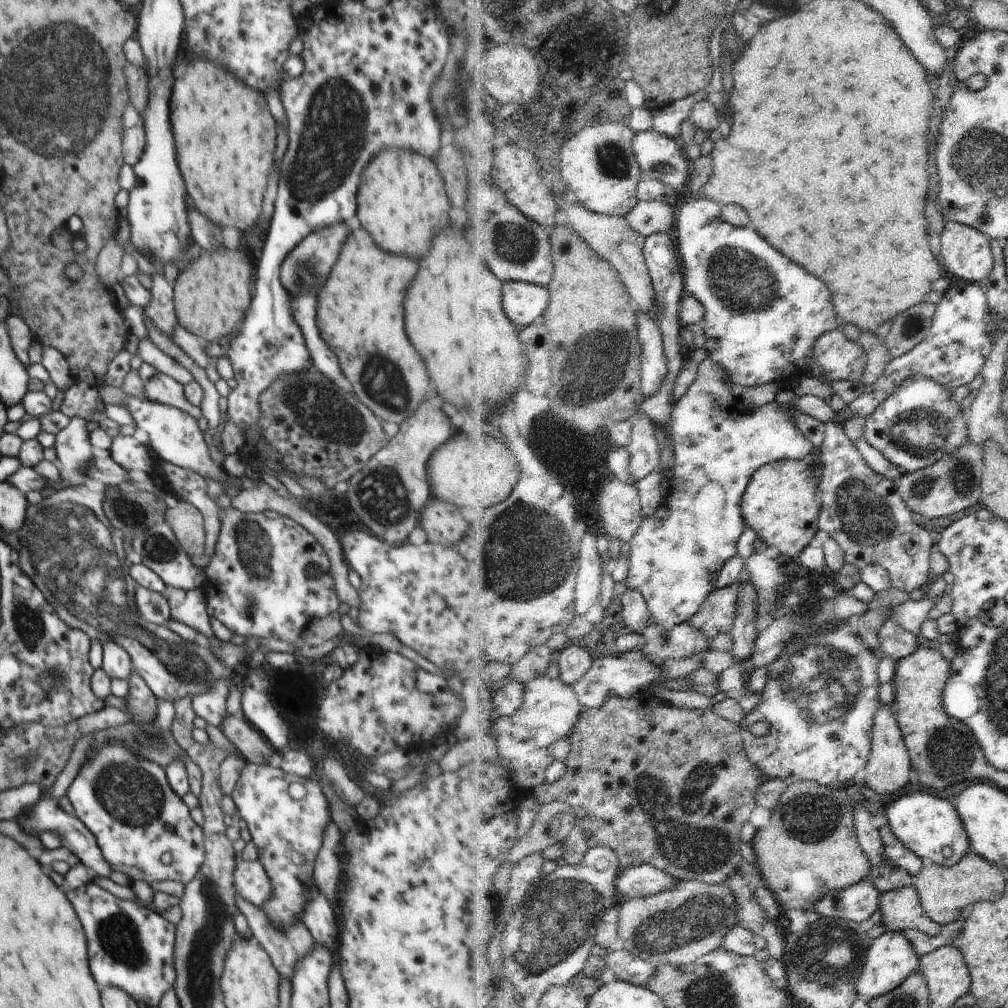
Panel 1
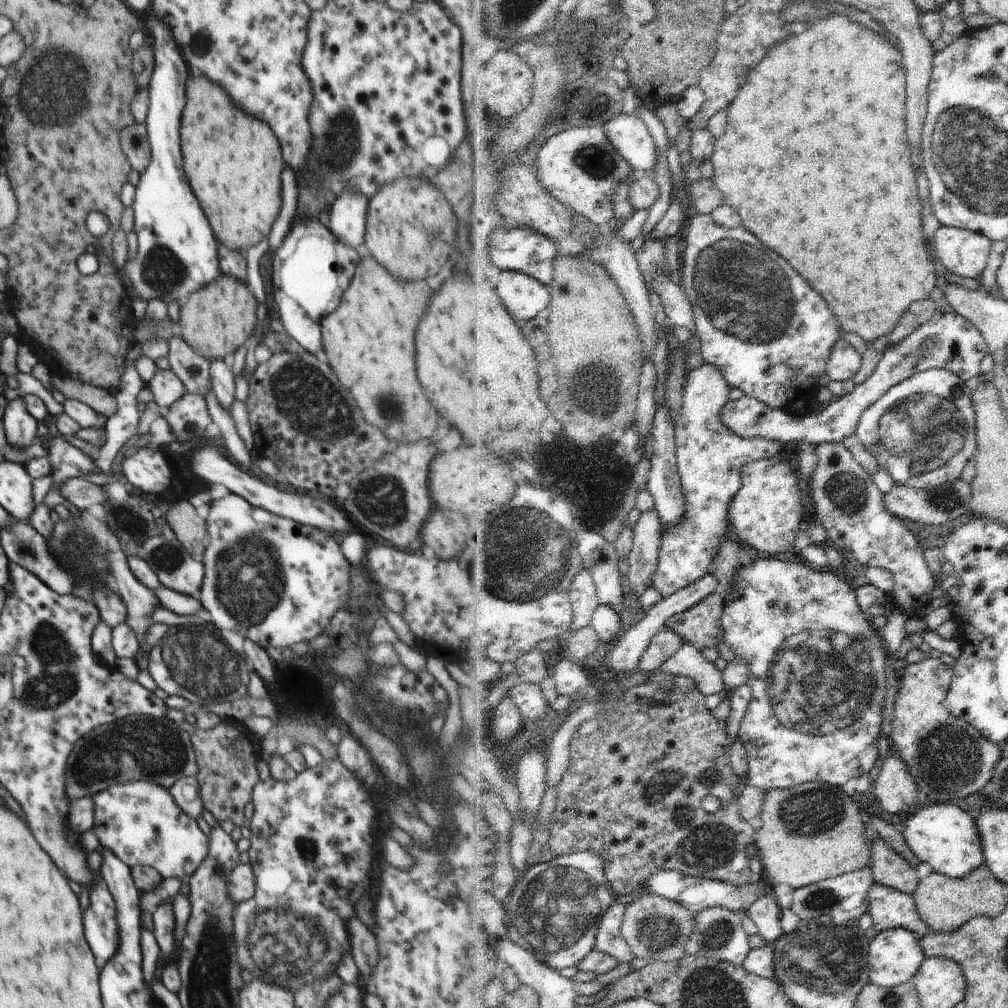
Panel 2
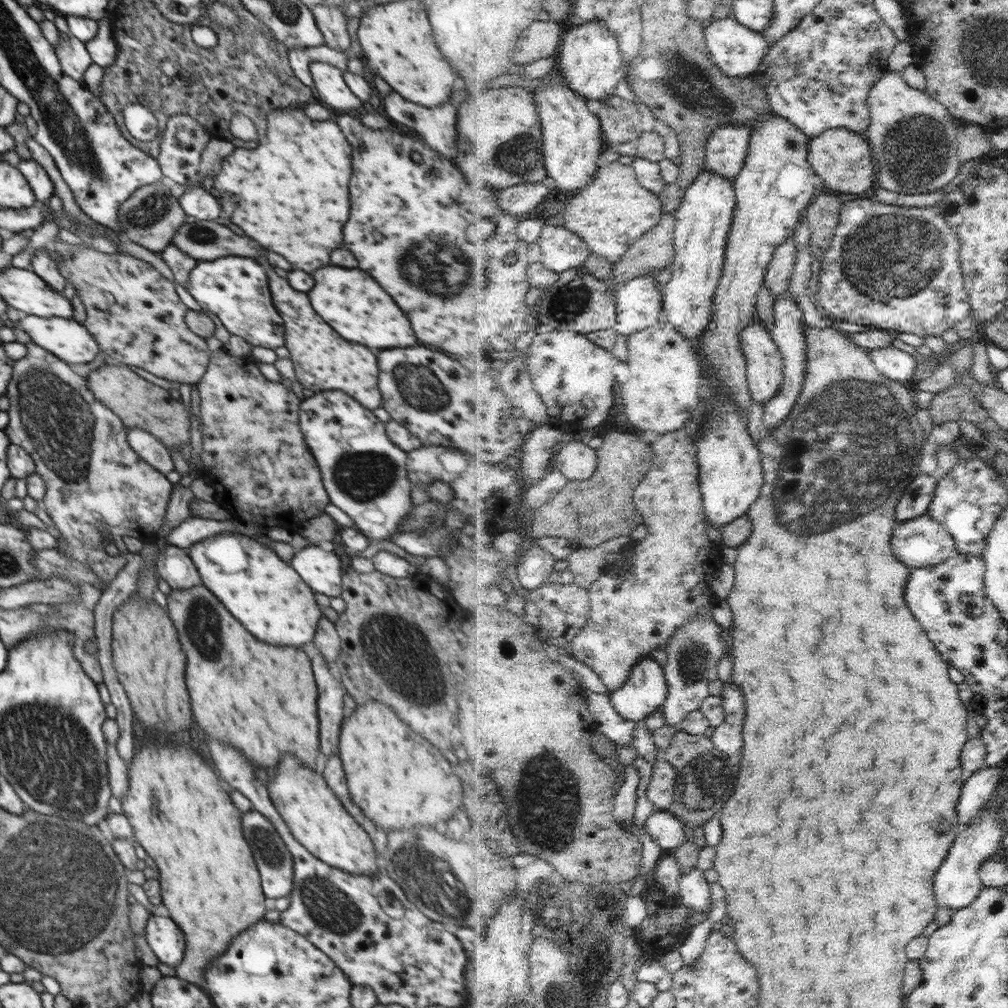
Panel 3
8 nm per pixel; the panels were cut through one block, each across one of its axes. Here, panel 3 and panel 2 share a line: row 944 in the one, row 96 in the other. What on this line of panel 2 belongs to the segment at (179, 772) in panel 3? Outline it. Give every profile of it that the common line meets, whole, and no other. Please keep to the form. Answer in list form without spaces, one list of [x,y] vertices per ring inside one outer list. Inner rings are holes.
[[[190,78],[188,98],[190,102],[182,114],[180,136],[184,170],[190,186],[208,216],[216,238],[226,248],[240,250],[244,246],[256,246],[268,236],[282,208],[280,174],[284,160],[280,144],[268,124],[238,108],[234,110],[226,92],[218,84],[208,82],[208,78],[196,82]]]

